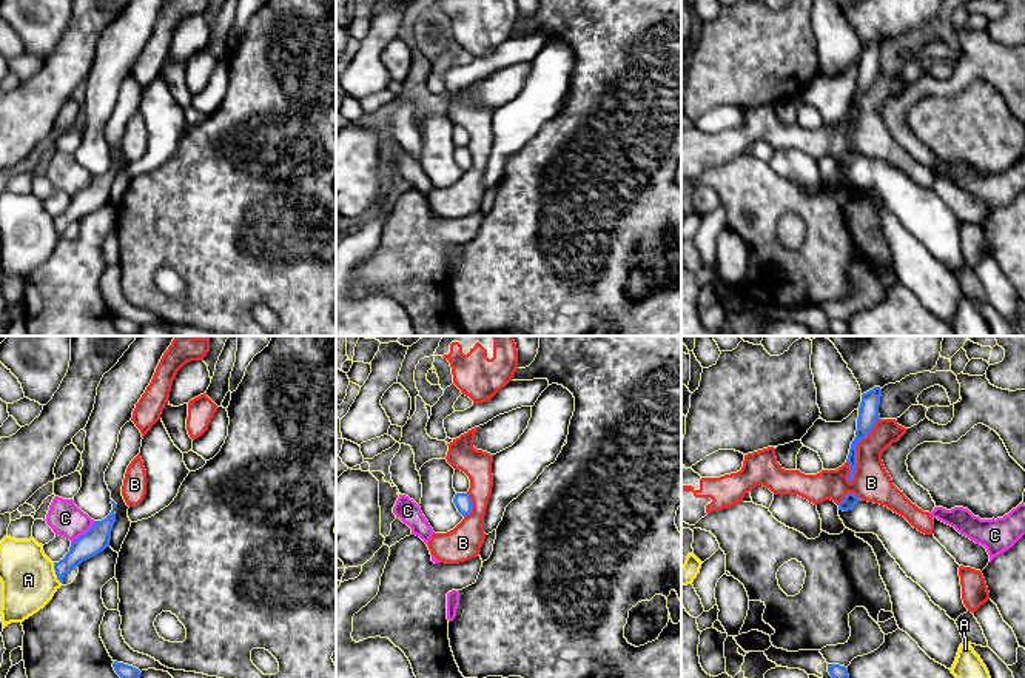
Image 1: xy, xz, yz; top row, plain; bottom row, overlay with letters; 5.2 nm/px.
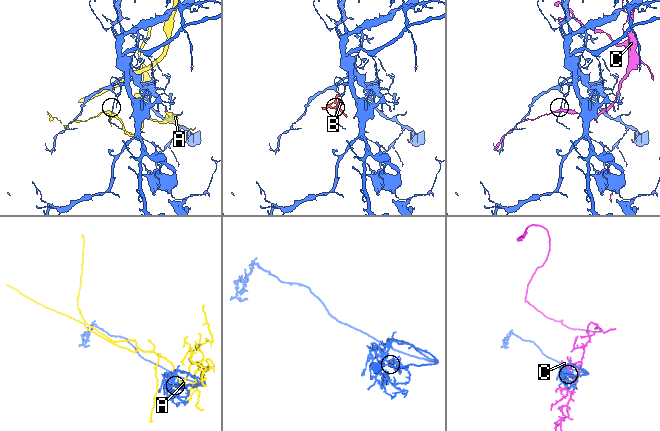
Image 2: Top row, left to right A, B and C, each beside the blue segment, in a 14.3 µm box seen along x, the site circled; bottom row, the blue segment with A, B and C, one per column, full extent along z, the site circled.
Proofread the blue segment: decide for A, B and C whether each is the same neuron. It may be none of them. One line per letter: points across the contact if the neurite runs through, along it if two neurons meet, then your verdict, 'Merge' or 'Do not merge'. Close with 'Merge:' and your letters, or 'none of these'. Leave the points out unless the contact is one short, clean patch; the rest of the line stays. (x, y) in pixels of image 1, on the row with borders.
A: Do not merge
B: Do not merge
C: Do not merge
Merge: none of these

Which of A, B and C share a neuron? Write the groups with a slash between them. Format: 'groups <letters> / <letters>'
groups A / B / C

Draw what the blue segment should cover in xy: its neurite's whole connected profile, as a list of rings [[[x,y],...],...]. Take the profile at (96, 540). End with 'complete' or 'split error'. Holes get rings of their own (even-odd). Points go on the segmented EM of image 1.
[[[111,501],[111,504],[111,513],[105,519],[96,521],[85,535],[79,536],[76,541],[71,542],[69,552],[65,555],[65,558],[59,562],[54,562],[57,579],[62,584],[65,575],[71,569],[79,567],[83,561],[96,556],[97,553],[109,547],[111,530],[116,522],[114,508],[117,507],[114,501]]]; complete

